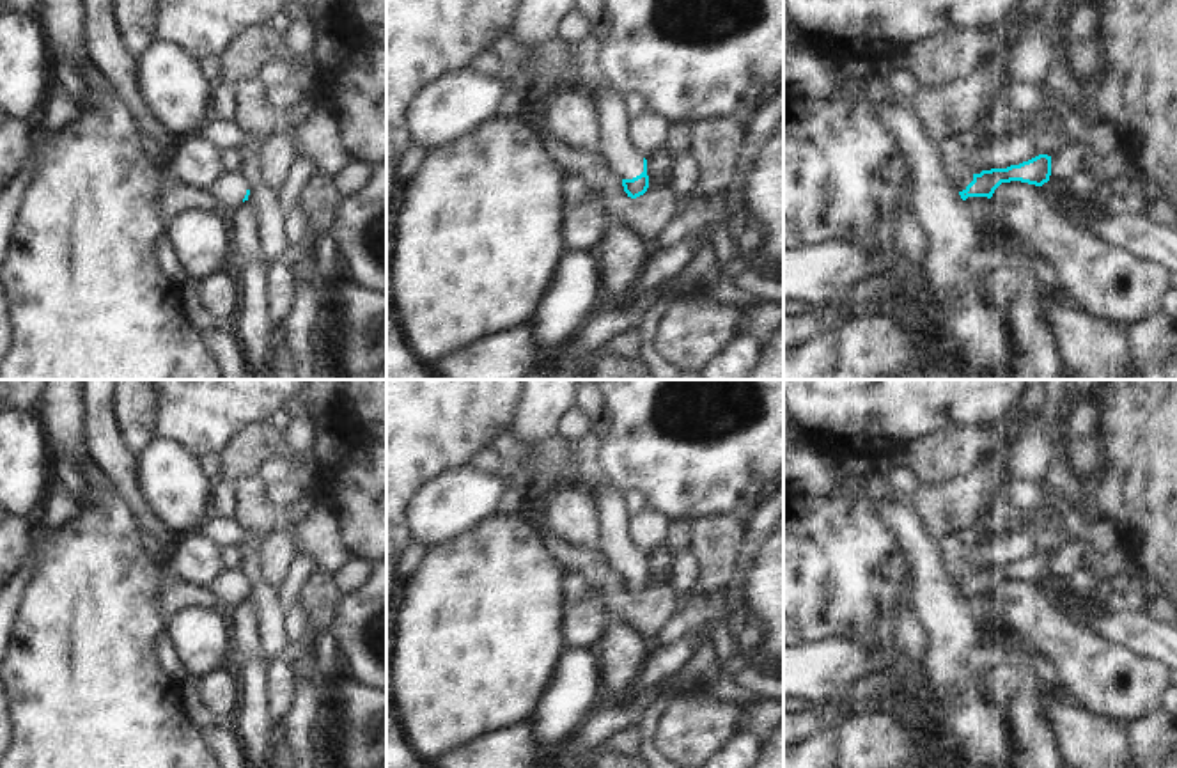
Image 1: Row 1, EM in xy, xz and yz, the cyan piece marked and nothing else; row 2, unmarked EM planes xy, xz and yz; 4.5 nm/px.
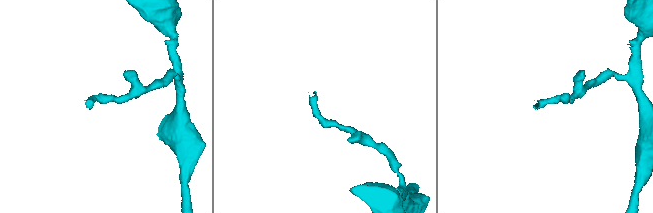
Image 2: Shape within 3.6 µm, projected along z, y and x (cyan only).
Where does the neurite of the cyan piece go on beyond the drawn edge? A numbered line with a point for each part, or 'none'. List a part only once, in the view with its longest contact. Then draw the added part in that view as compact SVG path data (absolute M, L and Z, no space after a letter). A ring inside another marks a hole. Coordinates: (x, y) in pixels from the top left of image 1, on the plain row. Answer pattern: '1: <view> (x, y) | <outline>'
1: xz (621, 557) | M592 486L590 493L601 523L599 552L610 571L633 576L643 569L643 555L629 543L629 516L622 505L622 491L612 486Z

